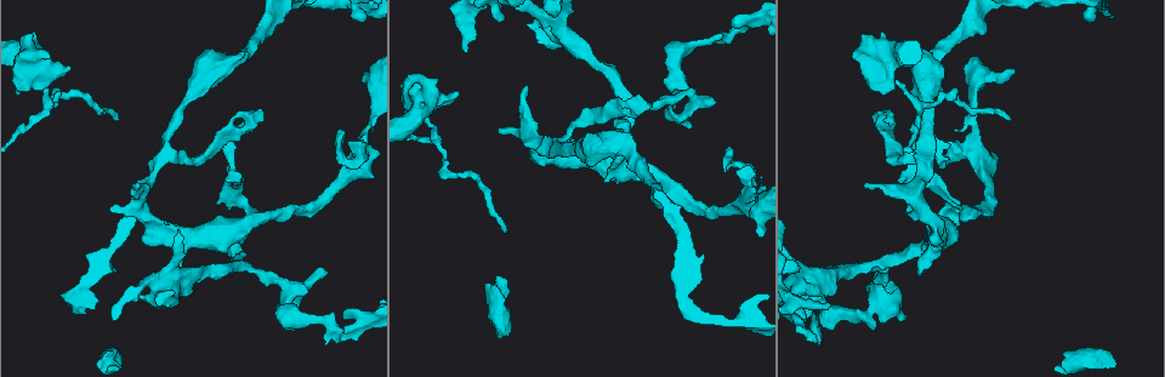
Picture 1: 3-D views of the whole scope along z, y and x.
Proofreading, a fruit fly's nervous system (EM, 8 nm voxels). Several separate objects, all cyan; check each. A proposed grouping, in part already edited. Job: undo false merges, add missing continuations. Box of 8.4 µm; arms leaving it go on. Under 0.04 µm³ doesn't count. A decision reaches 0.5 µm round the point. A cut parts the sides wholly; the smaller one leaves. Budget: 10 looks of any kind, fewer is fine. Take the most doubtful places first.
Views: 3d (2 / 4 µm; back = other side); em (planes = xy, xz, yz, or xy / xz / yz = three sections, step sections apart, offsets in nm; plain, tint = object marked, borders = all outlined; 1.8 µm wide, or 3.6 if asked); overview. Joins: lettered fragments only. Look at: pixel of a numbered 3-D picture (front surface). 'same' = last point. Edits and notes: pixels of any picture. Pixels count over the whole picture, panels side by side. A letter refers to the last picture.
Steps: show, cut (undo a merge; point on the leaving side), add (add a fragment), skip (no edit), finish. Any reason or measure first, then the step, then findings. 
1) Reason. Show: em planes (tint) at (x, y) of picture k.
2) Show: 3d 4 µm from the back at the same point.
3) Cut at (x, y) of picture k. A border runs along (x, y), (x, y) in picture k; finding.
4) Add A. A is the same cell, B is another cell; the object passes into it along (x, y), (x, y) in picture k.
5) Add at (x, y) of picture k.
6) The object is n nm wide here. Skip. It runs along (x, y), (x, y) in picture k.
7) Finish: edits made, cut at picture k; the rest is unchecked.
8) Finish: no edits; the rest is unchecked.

An open end. Show: em 3.6 µm planes (borders) at (830, 306) of picture 1.

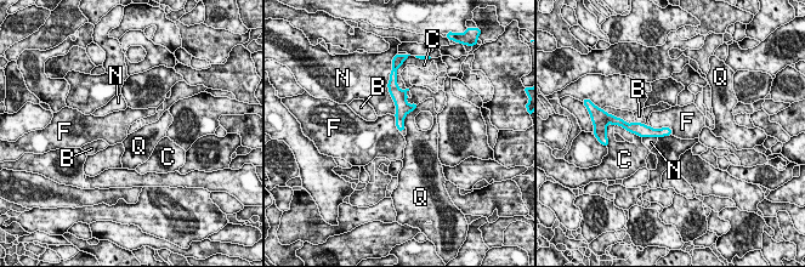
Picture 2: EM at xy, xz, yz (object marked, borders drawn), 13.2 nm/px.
Skip. B, C, F, N and Q are other cells; a border runs along (650, 125), (652, 128), (669, 128) in picture 2; no lettered fragment goes on from it.

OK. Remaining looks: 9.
Show: 3d 4 µm at (285, 284) of picture 1.

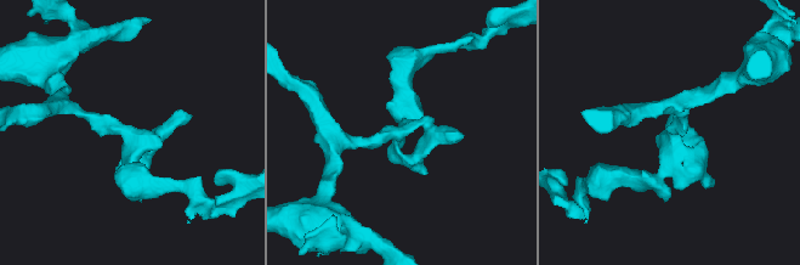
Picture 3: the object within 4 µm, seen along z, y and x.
Show: em planes (tint) at (127, 135) of picture 3.

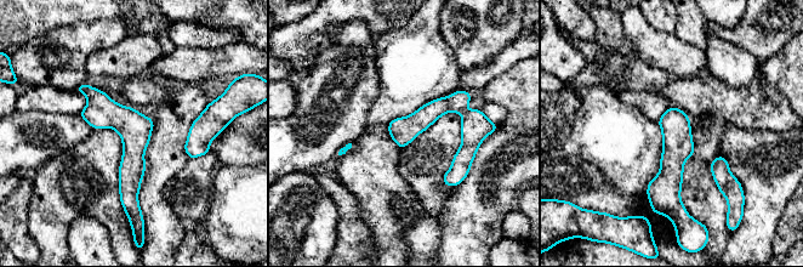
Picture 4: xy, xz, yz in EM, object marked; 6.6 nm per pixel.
What lies round it. Show: em planes (borders) at the same point.

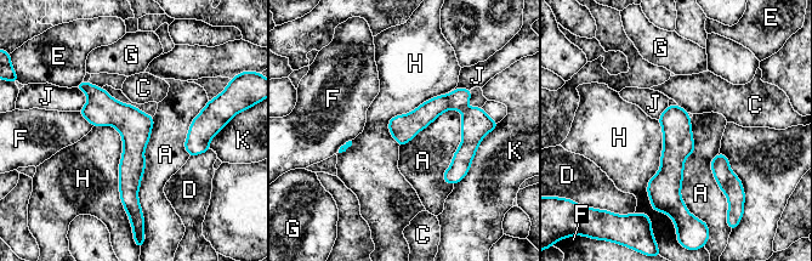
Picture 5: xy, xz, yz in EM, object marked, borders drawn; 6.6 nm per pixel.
Skip. A, C, D, E, F, G, H, J and K are other cells; it runs along (83, 85), (131, 132), (126, 202) in picture 5; all the same neuron.

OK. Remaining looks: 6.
A fork. Show: em planes (plain) at (817, 281) of picture 1.

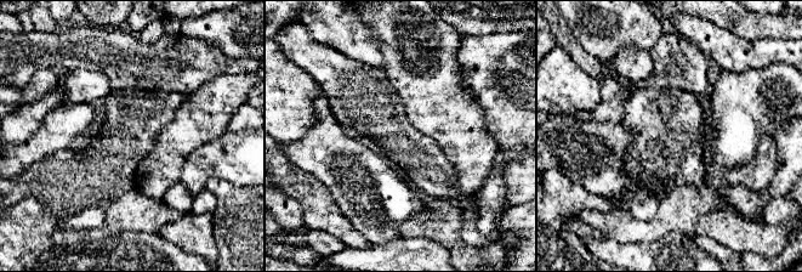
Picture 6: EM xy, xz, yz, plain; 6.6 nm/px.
Show: em planes (borders) at the same point.

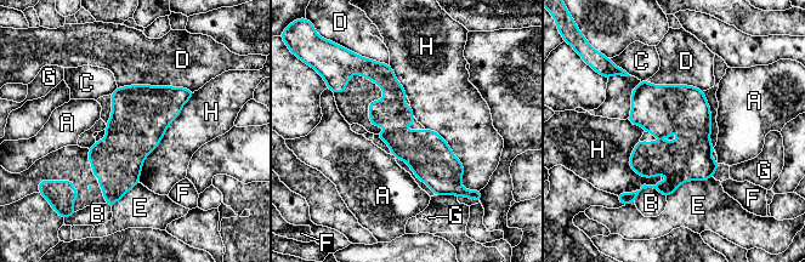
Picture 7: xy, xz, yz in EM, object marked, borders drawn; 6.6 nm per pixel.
The object is 280 nm wide here. Skip. A, B, C, D, E, F, G and H are other cells; a border runs along (194, 92), (145, 159), (139, 182) in picture 7; continuous, no second neuron.

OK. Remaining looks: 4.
Sharp bend. Show: em 3.6 µm planes (borders) at (225, 242) of picture 1.

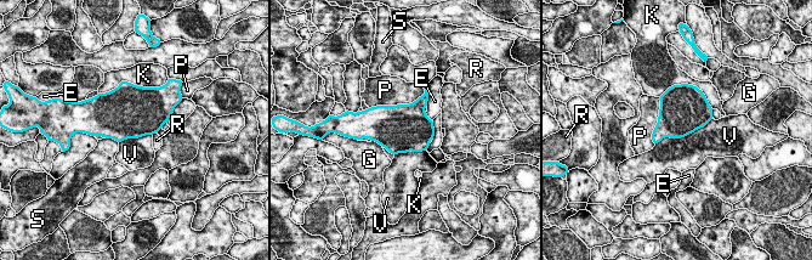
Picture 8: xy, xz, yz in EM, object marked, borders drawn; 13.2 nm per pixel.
The object is 550 nm wide here. Skip. E, G, K, P, R, S and V are other cells; a border runs along (713, 118), (656, 143) in picture 8; continuous, no second neuron.

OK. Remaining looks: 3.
Finish: no edits; the rest is unchecked.

